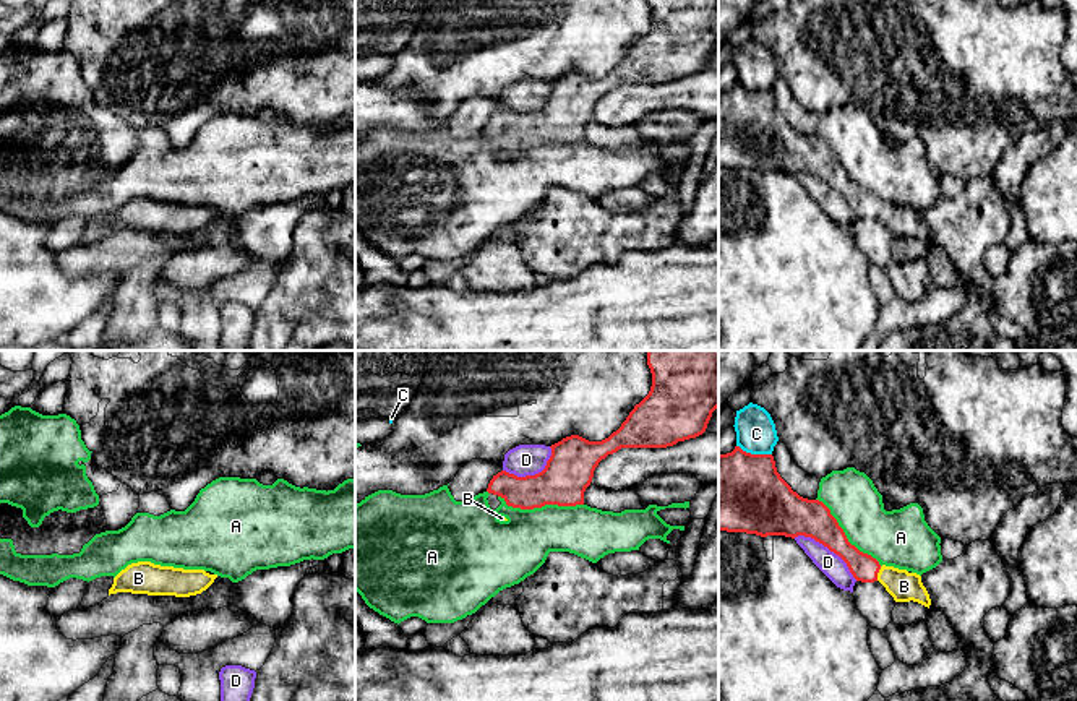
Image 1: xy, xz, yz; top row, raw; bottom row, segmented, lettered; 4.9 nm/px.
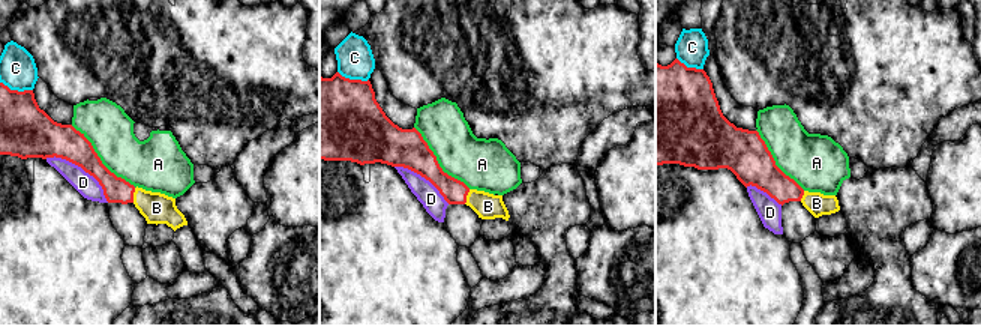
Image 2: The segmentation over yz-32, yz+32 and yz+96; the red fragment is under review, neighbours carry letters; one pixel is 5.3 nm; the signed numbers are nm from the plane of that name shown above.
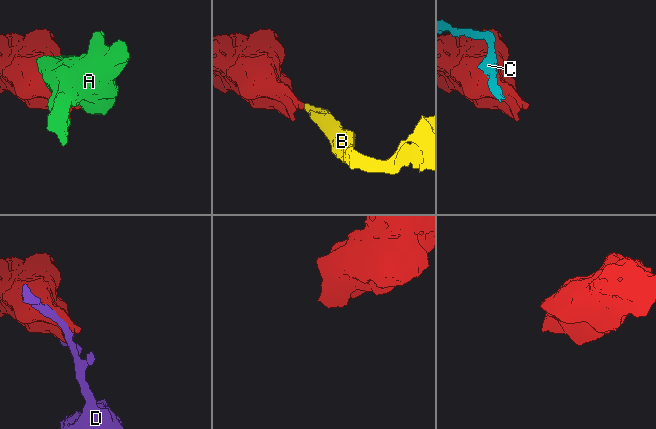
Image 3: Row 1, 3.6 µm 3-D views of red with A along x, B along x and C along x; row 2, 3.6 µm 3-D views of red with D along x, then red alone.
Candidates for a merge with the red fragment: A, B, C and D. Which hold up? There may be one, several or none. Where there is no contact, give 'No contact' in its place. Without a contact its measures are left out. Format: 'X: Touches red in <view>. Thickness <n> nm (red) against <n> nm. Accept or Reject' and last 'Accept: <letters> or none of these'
A: Touches red in xz. Thickness 240 nm (red) against 300 nm. Reject
B: Touches red in yz. Thickness 140 nm (red) against 150 nm. Accept
C: Touches red in yz. Thickness 400 nm (red) against 200 nm. Reject
D: Touches red in yz. Thickness 220 nm (red) against 110 nm. Reject
Accept: B

